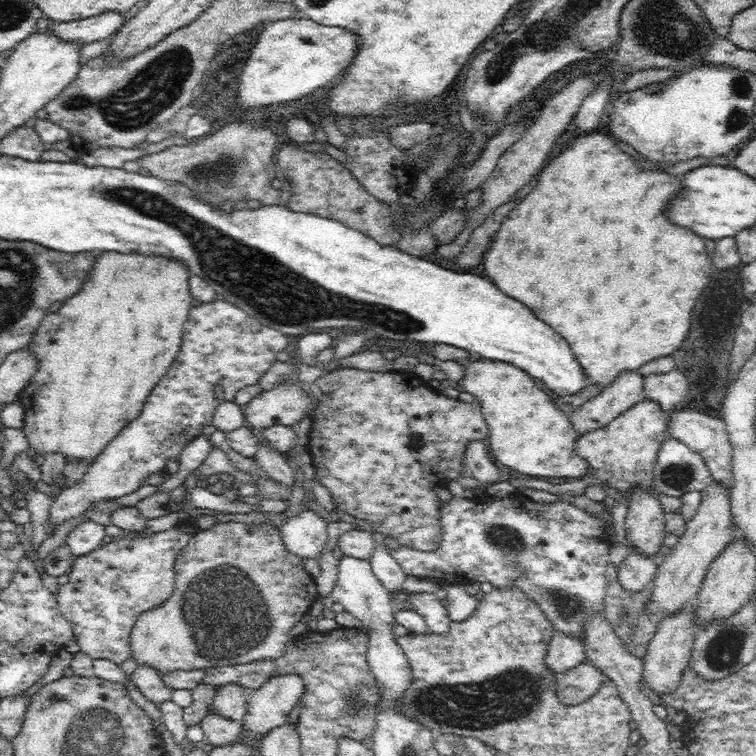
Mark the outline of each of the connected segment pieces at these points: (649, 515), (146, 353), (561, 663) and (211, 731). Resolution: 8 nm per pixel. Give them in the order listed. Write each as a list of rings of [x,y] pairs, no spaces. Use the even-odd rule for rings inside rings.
[[[642,487],[632,494],[625,518],[627,539],[633,552],[648,553],[652,557],[662,550],[666,536],[665,513],[657,496]]]
[[[104,252],[94,268],[90,271],[90,278],[82,285],[80,292],[74,294],[70,300],[64,302],[64,306],[56,314],[46,314],[40,328],[34,334],[34,340],[26,346],[36,357],[38,357],[38,370],[34,372],[32,380],[24,386],[20,392],[18,401],[24,406],[24,426],[22,431],[28,439],[30,446],[38,454],[47,452],[62,453],[66,457],[67,464],[70,461],[84,460],[89,465],[104,450],[104,447],[131,421],[134,420],[142,410],[151,390],[158,384],[158,381],[168,372],[170,365],[174,362],[175,356],[181,347],[183,335],[183,324],[190,314],[190,308],[195,301],[188,288],[188,272],[186,266],[180,260],[170,260],[168,256],[142,256],[142,254],[118,254],[118,252]]]
[[[557,631],[550,638],[544,660],[546,668],[550,667],[554,676],[566,672],[586,658],[585,641],[582,637]]]
[[[208,713],[200,724],[204,739],[215,748],[240,742],[244,734],[242,722],[230,720],[218,713]]]

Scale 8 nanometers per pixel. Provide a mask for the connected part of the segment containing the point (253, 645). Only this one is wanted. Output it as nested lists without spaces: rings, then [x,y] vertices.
[[[244,522],[216,523],[208,530],[200,530],[190,540],[190,543],[180,551],[174,562],[174,592],[162,606],[144,612],[138,616],[130,632],[130,656],[137,664],[148,663],[158,670],[160,676],[168,671],[176,669],[207,669],[210,667],[223,667],[242,663],[251,663],[264,659],[279,659],[285,652],[289,643],[290,631],[308,612],[314,602],[321,599],[316,591],[316,581],[304,569],[305,560],[294,553],[290,553],[284,546],[279,528],[272,523],[246,524]]]

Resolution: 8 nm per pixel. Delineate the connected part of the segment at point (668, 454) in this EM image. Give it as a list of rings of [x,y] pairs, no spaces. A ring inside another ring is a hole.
[[[674,437],[666,438],[653,470],[653,486],[659,493],[682,497],[686,492],[702,491],[713,482],[701,454]]]

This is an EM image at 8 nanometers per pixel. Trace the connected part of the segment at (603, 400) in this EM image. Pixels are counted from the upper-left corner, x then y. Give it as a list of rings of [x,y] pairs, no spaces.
[[[622,371],[602,392],[569,414],[578,437],[594,429],[604,429],[626,409],[644,400],[644,377],[638,371]]]

